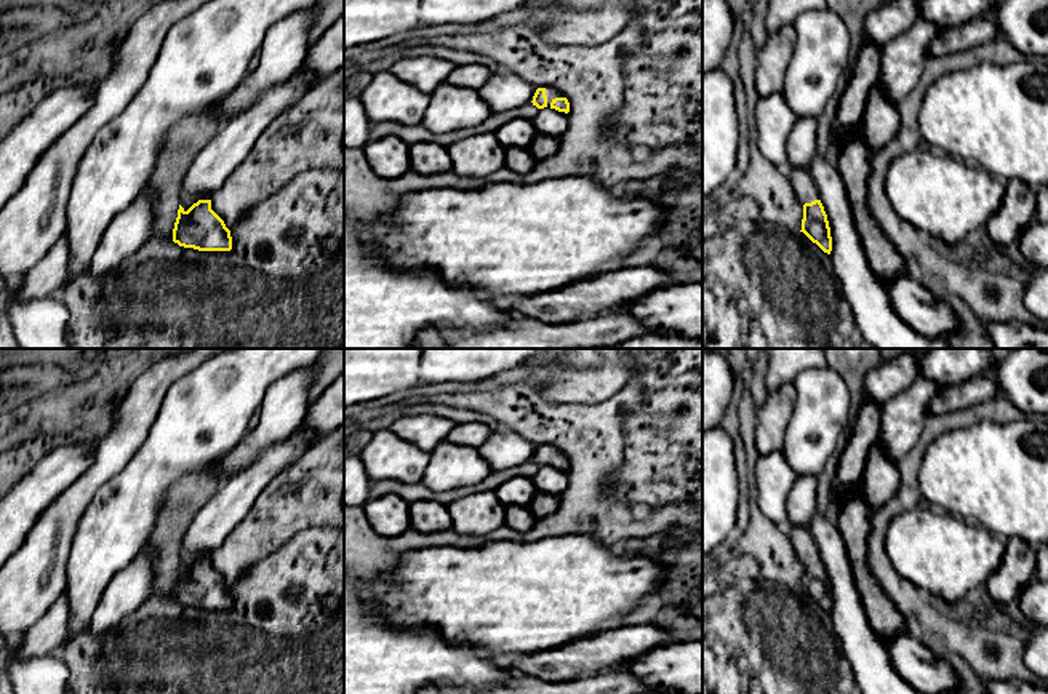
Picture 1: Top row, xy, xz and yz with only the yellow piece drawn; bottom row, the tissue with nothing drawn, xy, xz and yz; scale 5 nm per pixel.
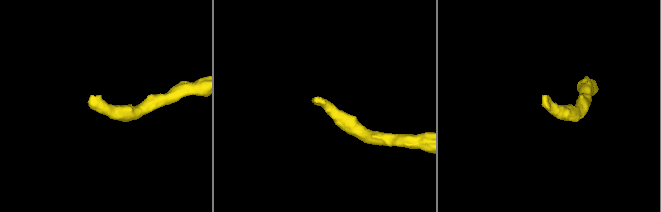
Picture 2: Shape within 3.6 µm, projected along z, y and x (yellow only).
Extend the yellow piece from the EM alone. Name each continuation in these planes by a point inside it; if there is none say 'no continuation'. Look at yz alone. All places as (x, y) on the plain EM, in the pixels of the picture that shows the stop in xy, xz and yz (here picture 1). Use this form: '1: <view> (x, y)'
1: yz (802, 539)

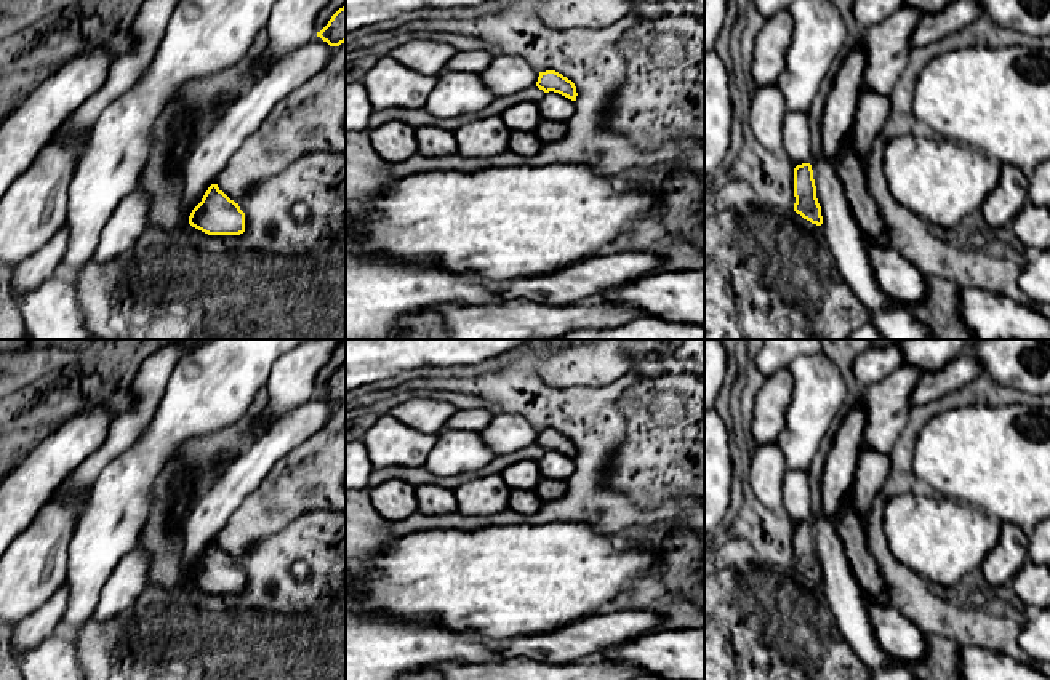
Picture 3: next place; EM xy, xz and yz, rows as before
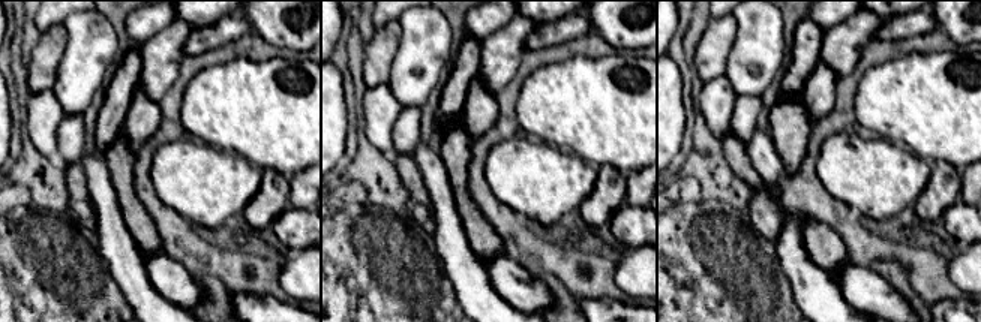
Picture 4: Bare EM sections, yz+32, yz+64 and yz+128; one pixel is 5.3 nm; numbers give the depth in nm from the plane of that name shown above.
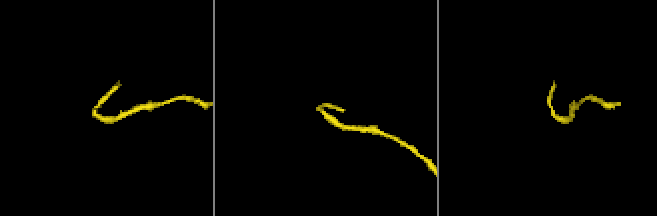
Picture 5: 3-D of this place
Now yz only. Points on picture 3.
no continuation

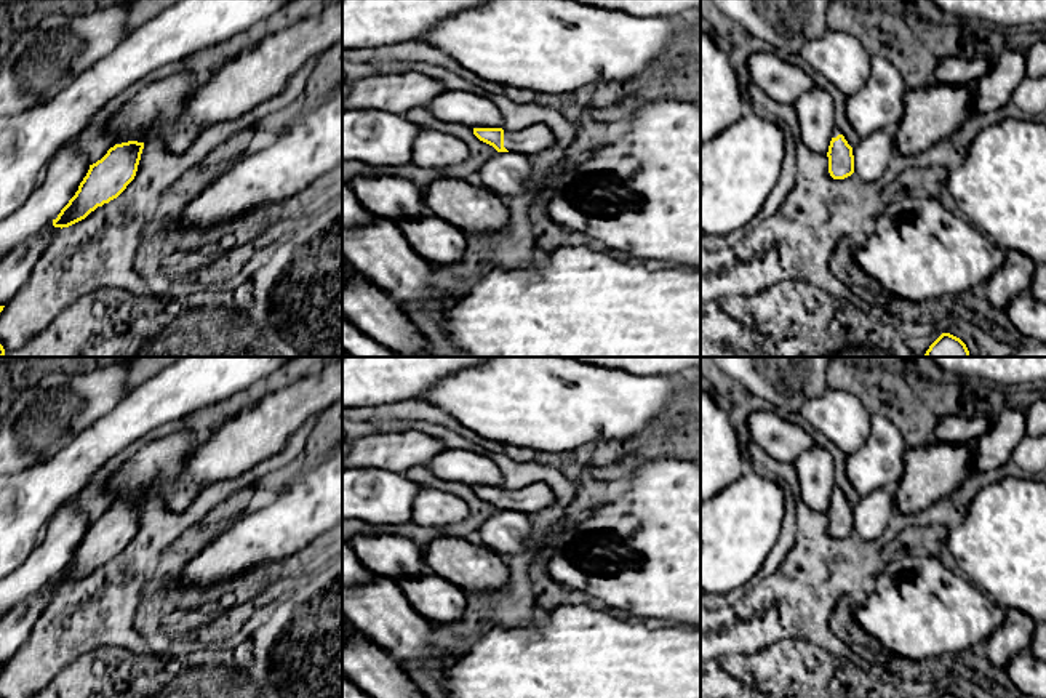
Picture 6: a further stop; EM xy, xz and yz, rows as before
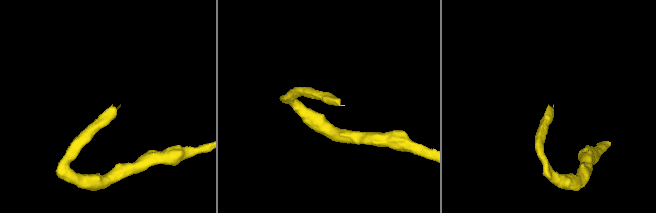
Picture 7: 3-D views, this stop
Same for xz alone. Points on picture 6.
1: xz (533, 498)

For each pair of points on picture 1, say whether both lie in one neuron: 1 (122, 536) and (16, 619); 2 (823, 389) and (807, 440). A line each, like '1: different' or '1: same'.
1: different
2: same

